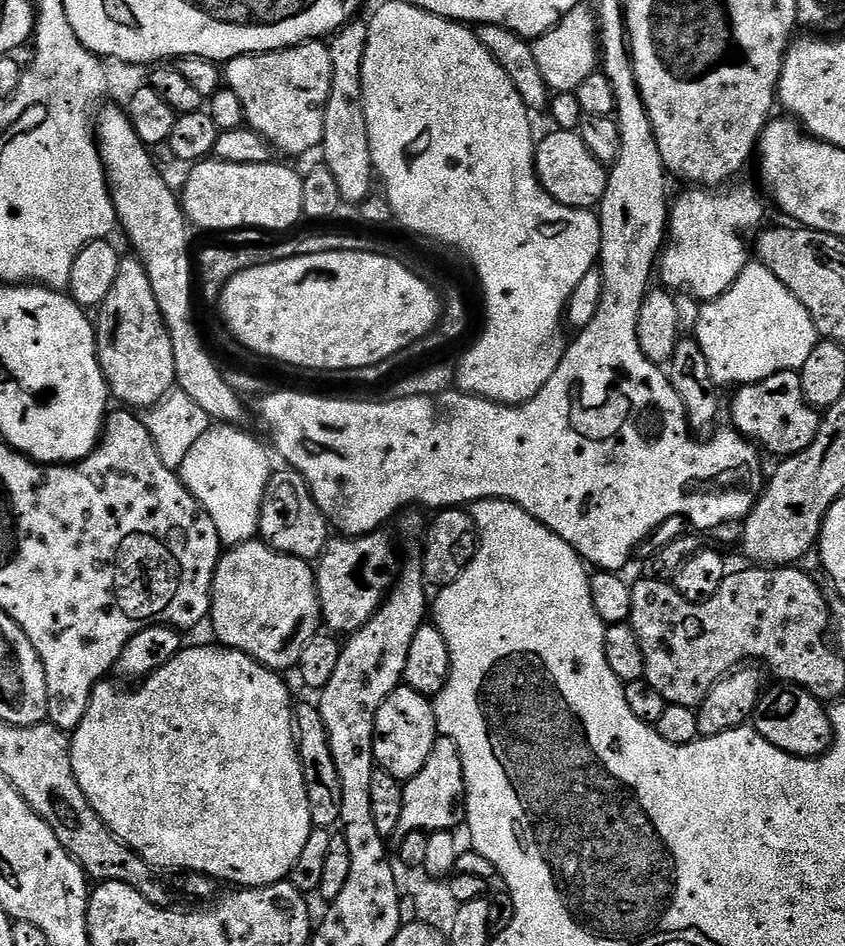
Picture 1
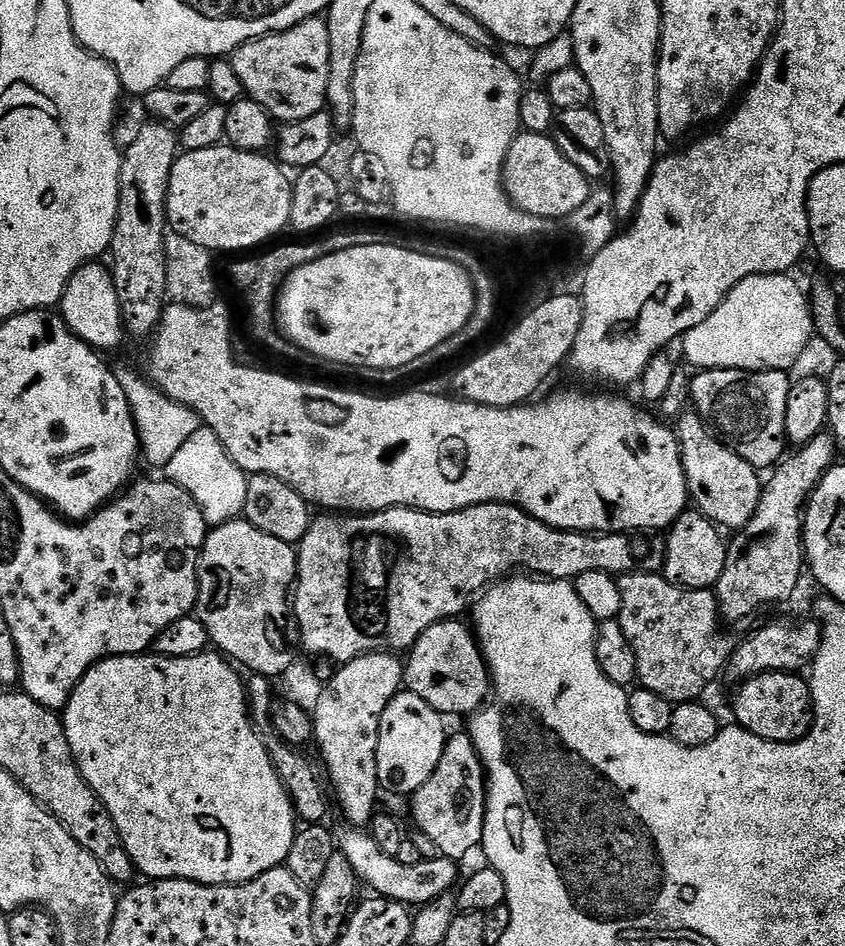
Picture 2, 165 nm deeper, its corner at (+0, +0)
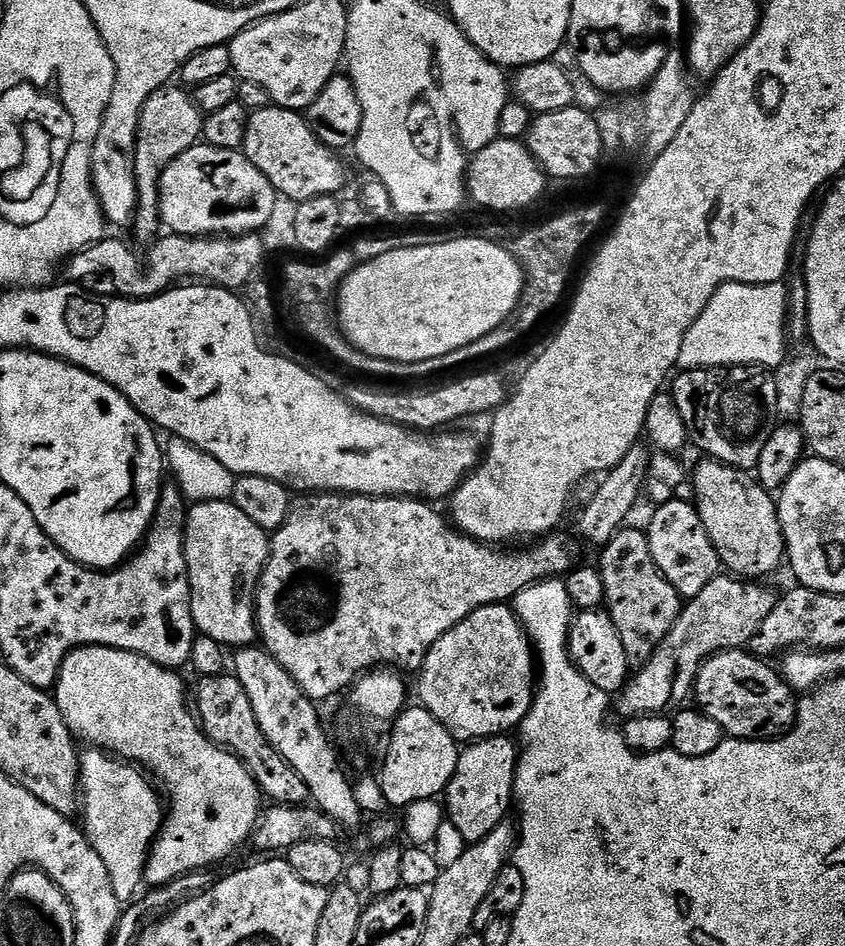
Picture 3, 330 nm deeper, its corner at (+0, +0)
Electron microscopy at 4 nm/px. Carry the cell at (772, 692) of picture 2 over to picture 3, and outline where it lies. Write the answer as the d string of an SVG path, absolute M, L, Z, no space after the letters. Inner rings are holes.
M748 650L717 652L700 667L696 675L694 700L731 739L775 740L796 723L797 693L771 663ZM700 703L700 704L699 704Z

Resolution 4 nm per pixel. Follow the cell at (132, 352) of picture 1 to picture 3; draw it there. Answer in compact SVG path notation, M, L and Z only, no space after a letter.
M165 86L150 94L150 98L146 98L146 106L142 106L138 117L138 138L134 150L136 212L132 215L130 231L138 239L148 240L147 242L155 241L162 232L160 179L166 166L170 166L174 158L186 154L186 150L201 143L204 134L205 113L200 111L195 99L183 87L172 87Z

